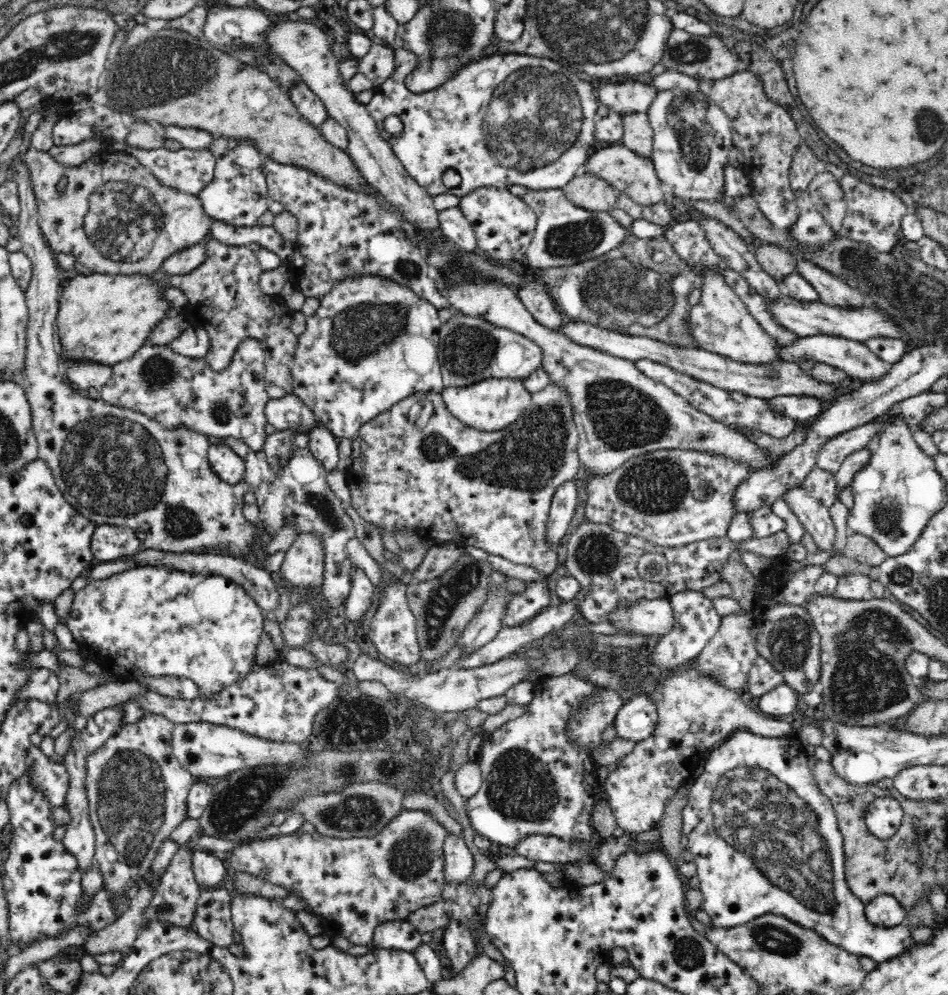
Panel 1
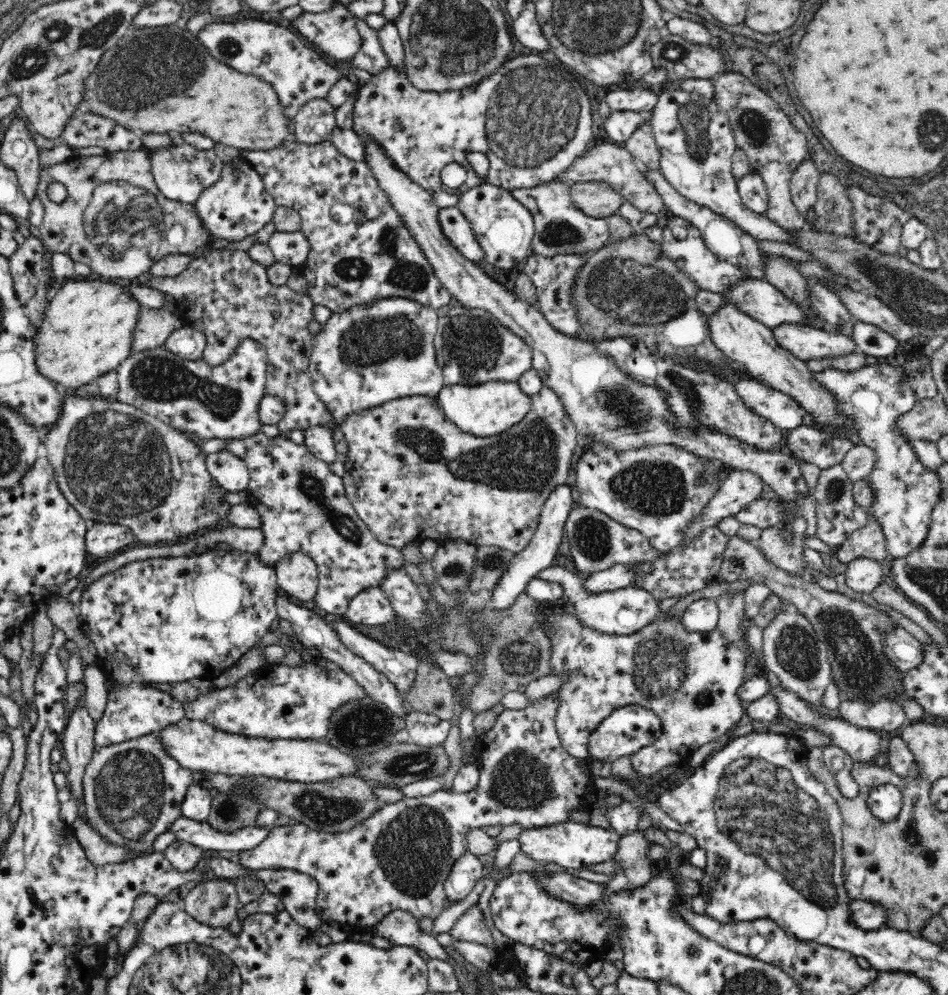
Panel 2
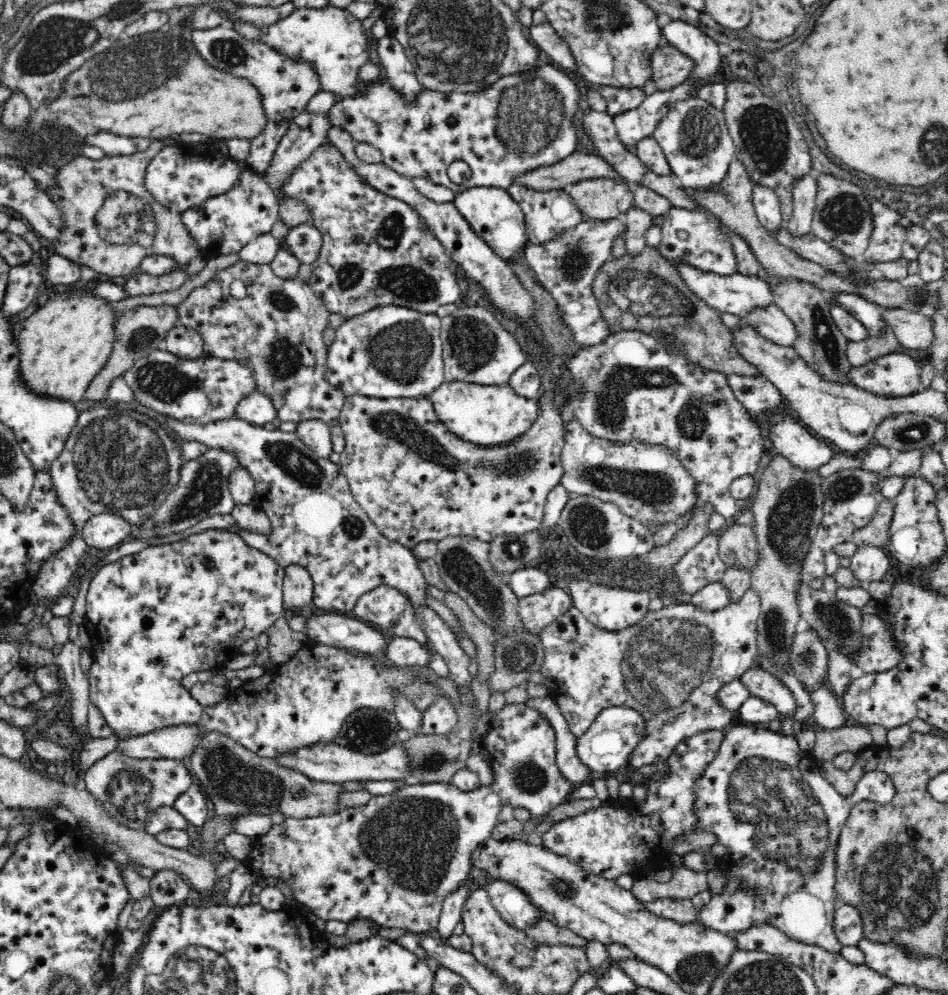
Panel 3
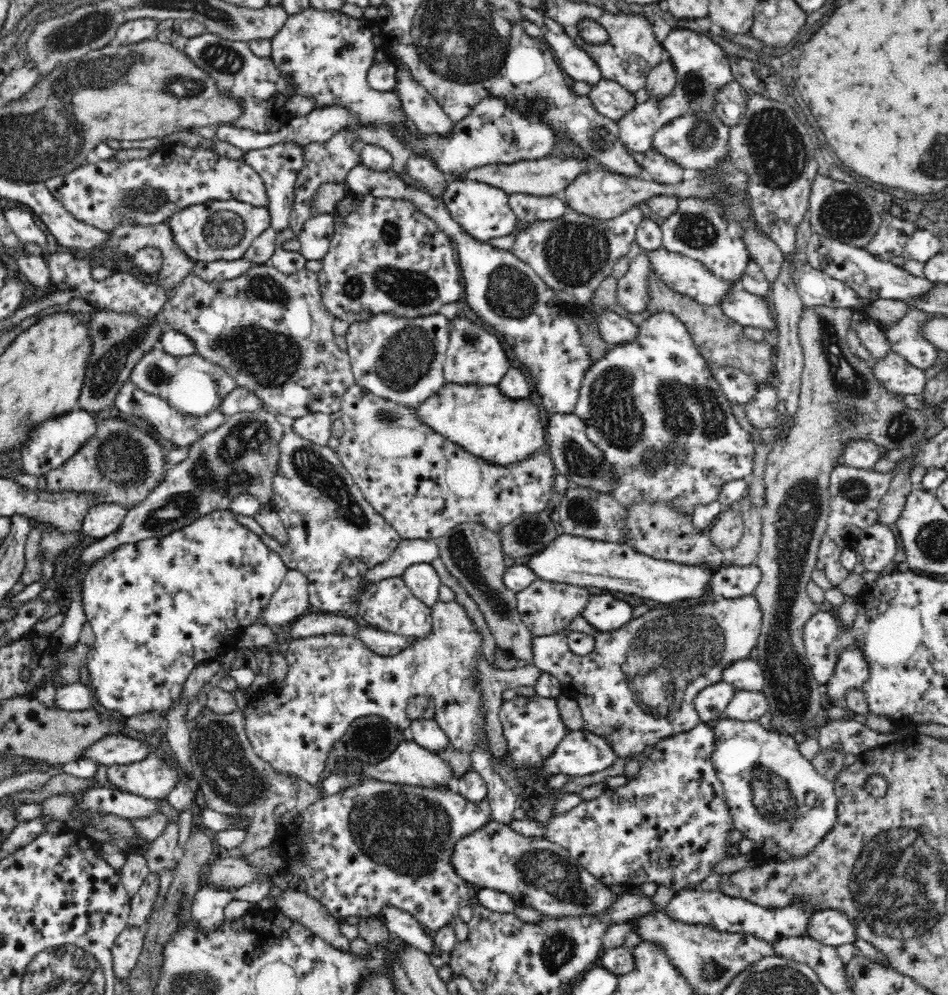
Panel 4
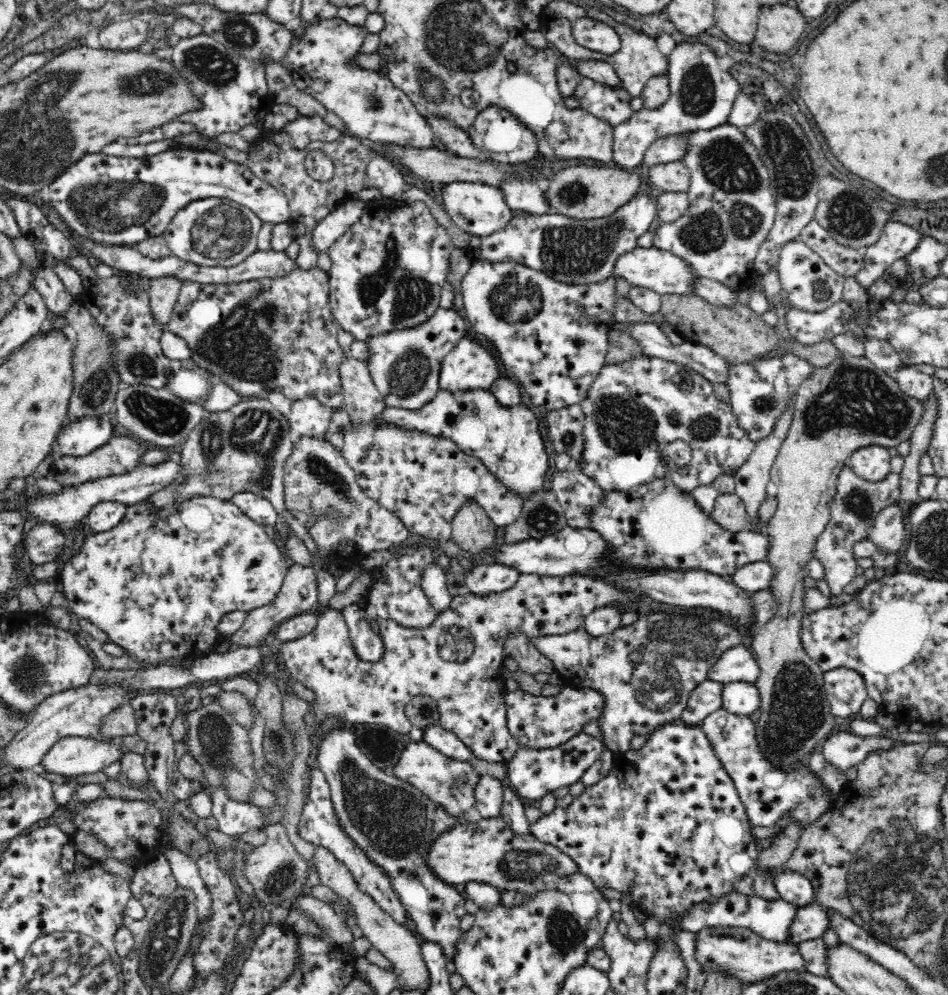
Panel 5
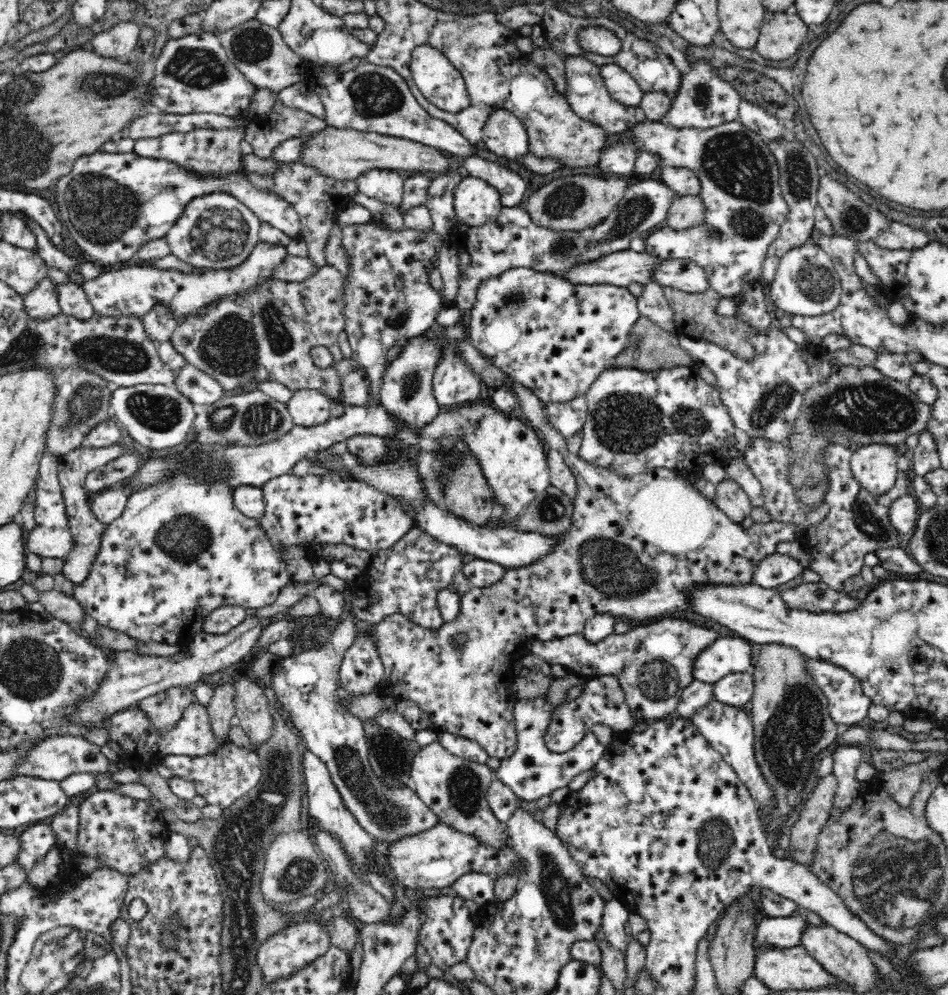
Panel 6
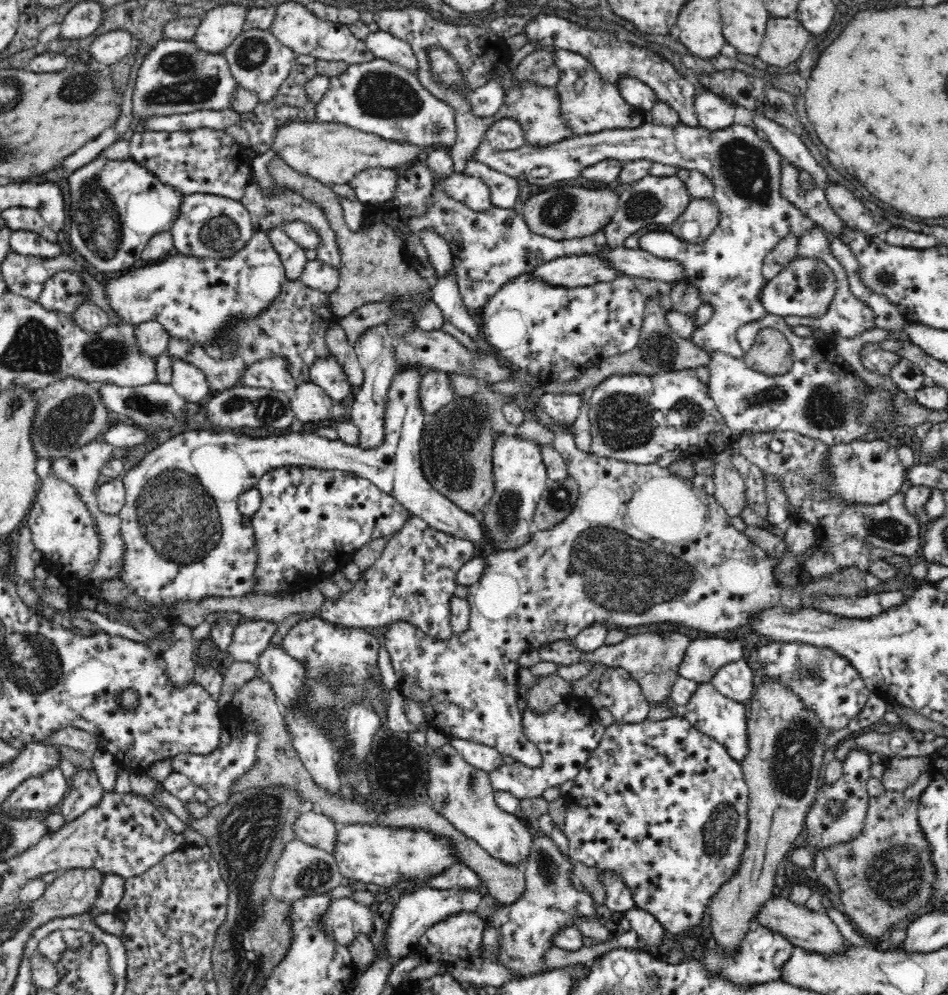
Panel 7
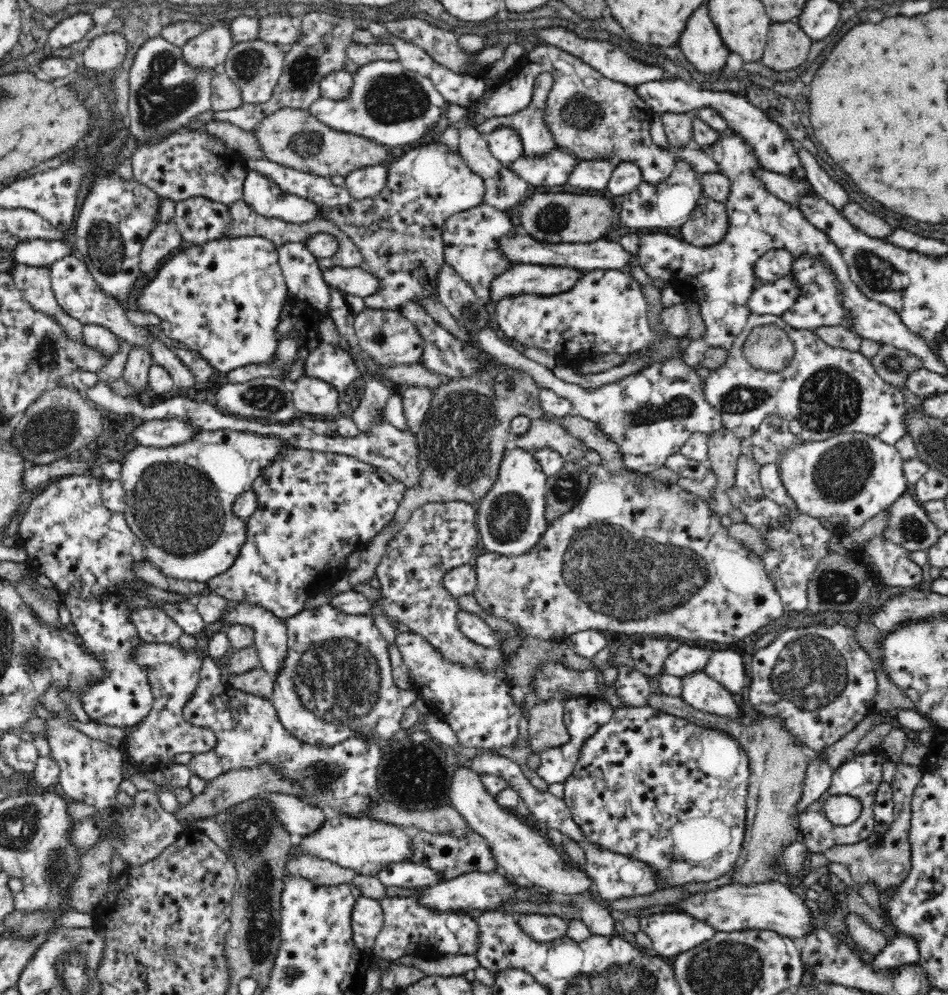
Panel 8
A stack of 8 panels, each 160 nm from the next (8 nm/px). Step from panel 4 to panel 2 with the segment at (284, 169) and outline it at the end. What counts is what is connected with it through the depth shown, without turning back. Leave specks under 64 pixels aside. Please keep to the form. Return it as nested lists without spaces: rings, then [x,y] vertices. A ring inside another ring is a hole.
[[[324,98],[306,102],[294,119],[296,142],[310,145],[327,141],[337,126],[335,110]]]

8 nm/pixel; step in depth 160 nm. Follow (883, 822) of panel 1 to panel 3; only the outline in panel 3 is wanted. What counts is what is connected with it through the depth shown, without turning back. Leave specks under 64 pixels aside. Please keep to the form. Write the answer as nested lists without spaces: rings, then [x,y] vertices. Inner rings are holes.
[[[733,724],[723,735],[723,741],[719,746],[718,754],[713,758],[712,762],[702,770],[700,778],[694,784],[694,802],[691,806],[691,816],[694,819],[694,827],[696,830],[710,832],[715,837],[714,844],[722,844],[726,847],[723,856],[718,857],[717,870],[722,871],[722,875],[726,877],[726,884],[722,886],[720,892],[710,894],[710,902],[699,908],[699,919],[708,929],[712,929],[721,933],[728,934],[730,932],[738,932],[738,930],[746,930],[752,928],[754,924],[765,922],[779,928],[786,936],[806,943],[807,945],[816,945],[825,948],[833,953],[838,953],[843,944],[834,932],[834,915],[838,907],[838,900],[836,894],[836,847],[838,846],[838,839],[842,832],[843,826],[846,824],[850,812],[853,810],[857,801],[872,801],[880,805],[892,802],[896,789],[893,780],[888,774],[882,771],[867,772],[860,782],[855,786],[855,791],[851,796],[842,796],[826,779],[820,774],[818,764],[820,761],[814,757],[810,758],[810,762],[802,762],[802,768],[797,766],[790,766],[789,764],[798,764],[802,760],[802,752],[800,752],[799,742],[794,736],[786,736],[781,732],[771,731],[764,725],[753,724]]]

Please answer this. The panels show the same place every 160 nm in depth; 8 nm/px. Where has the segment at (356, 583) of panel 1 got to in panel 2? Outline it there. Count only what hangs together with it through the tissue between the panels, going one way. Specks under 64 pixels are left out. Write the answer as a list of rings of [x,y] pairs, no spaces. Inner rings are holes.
[[[368,586],[354,596],[343,618],[364,626],[378,626],[394,624],[396,614],[382,589]]]

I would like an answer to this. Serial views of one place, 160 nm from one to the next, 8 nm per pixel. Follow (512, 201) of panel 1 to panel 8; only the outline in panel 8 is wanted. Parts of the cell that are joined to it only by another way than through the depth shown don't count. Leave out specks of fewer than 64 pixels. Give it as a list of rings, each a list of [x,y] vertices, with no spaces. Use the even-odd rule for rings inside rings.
[[[439,142],[411,148],[392,161],[387,171],[386,186],[377,196],[354,199],[352,204],[344,208],[340,206],[322,213],[355,242],[365,258],[366,270],[381,280],[383,289],[379,293],[364,297],[365,306],[394,311],[399,307],[408,306],[409,301],[418,296],[437,294],[436,274],[445,262],[444,245],[440,238],[441,225],[452,214],[468,211],[483,204],[485,184],[484,179],[472,172],[459,154],[452,153],[446,145]]]

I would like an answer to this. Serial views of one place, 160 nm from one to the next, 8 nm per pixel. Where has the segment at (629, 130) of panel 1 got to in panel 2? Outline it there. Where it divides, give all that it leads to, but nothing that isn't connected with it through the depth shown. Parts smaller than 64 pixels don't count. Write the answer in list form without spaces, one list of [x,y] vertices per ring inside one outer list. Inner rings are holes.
[[[650,120],[645,121],[637,130],[622,144],[648,169],[658,170],[658,145],[656,145],[654,130]]]

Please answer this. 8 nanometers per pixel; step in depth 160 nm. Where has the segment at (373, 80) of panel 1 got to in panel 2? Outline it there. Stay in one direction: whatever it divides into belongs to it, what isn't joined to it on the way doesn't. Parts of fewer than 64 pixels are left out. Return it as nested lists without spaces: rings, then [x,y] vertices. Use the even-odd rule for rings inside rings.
[[[243,18],[233,22],[213,22],[206,25],[197,36],[212,57],[240,73],[254,74],[274,87],[290,123],[294,122],[296,113],[306,102],[316,98],[327,99],[336,82],[346,78],[344,70],[338,65],[326,64],[302,37],[286,26],[267,19]],[[360,18],[357,19],[356,26],[363,41],[360,51],[350,60],[349,72],[364,70],[374,76],[389,68],[390,61],[378,40],[377,30],[370,28]]]

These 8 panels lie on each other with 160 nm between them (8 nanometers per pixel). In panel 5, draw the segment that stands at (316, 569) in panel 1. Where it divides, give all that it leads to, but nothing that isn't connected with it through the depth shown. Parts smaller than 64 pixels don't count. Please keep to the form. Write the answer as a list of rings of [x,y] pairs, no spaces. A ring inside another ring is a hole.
[[[293,564],[285,575],[284,583],[280,586],[280,590],[274,598],[274,601],[248,613],[246,622],[240,627],[240,630],[237,630],[233,635],[225,636],[221,640],[218,640],[218,644],[216,644],[214,648],[208,649],[208,654],[210,652],[226,652],[226,650],[234,649],[235,647],[256,647],[256,644],[258,644],[260,640],[270,631],[276,629],[277,626],[282,624],[286,619],[302,613],[315,611],[317,609],[318,598],[315,581],[316,578],[311,568]]]

